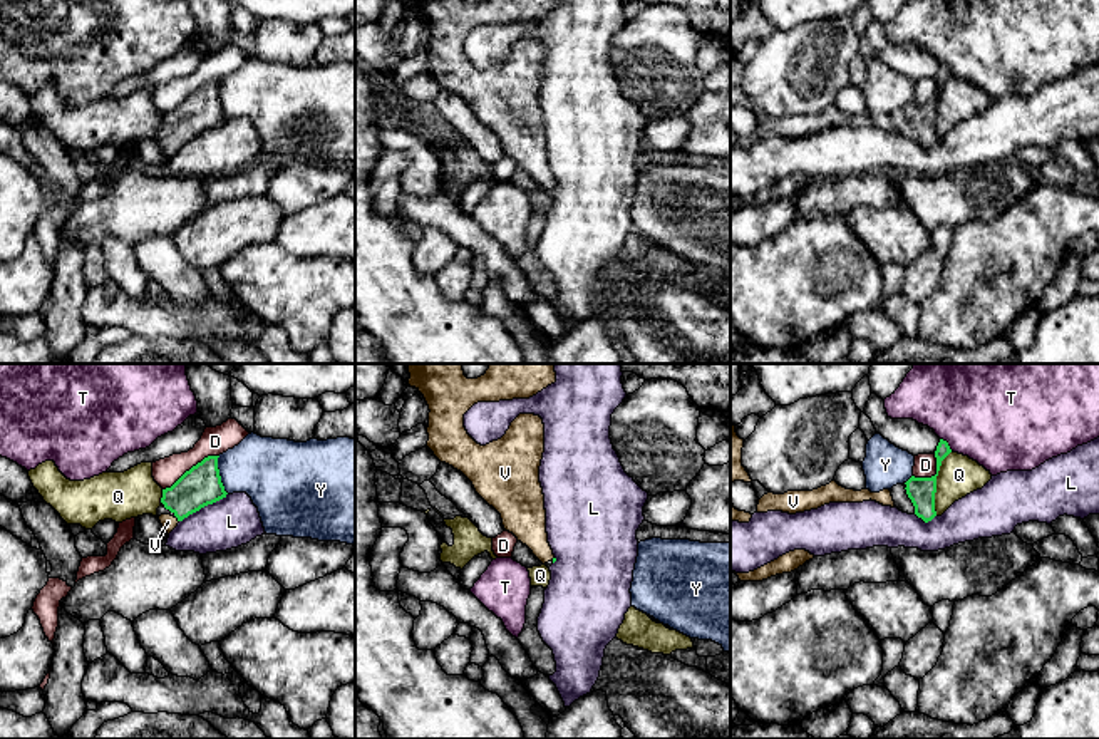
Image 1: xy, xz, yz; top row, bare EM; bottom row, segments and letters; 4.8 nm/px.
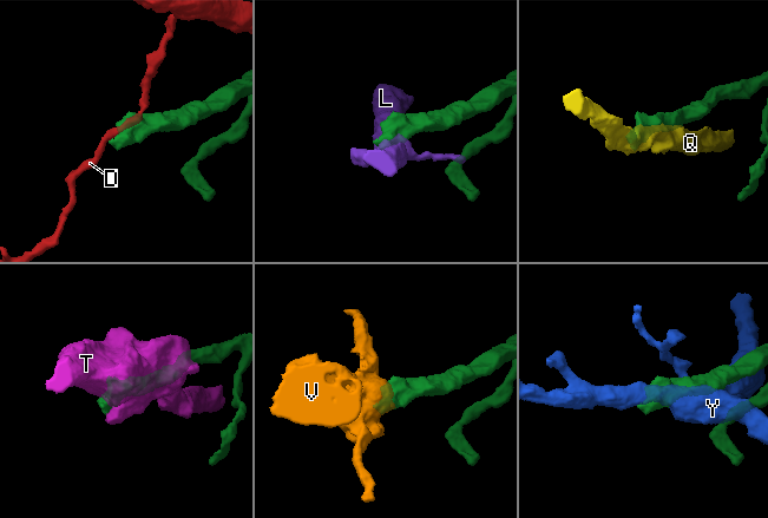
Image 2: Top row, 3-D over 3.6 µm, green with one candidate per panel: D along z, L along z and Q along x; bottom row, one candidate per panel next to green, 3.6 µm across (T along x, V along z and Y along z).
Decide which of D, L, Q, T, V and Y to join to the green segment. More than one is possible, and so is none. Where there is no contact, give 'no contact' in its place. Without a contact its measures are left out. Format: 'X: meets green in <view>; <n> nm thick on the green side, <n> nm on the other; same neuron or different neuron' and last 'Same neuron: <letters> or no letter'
D: meets green in xy; 190 nm thick on the green side, 140 nm on the other; different neuron
L: meets green in xy; 190 nm thick on the green side, 240 nm on the other; different neuron
Q: meets green in yz; 130 nm thick on the green side, 200 nm on the other; different neuron
T: meets green in yz; 110 nm thick on the green side, 420 nm on the other; different neuron
V: meets green in xy; 190 nm thick on the green side, 70 nm on the other; same neuron
Y: meets green in xy; 190 nm thick on the green side, 320 nm on the other; different neuron
Same neuron: V

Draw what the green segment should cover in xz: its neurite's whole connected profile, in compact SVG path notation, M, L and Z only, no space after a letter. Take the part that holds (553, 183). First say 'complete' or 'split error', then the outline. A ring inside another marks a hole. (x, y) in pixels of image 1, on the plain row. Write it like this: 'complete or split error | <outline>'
split error | M410 0L409 10L415 12L429 30L427 72L434 80L461 96L476 117L493 131L503 144L506 156L526 169L544 189L556 186L548 168L544 119L539 107L539 90L544 77L544 49L539 40L519 39L506 59L486 70L477 69L464 52L464 39L477 27L499 27L529 23L556 7L556 0Z

